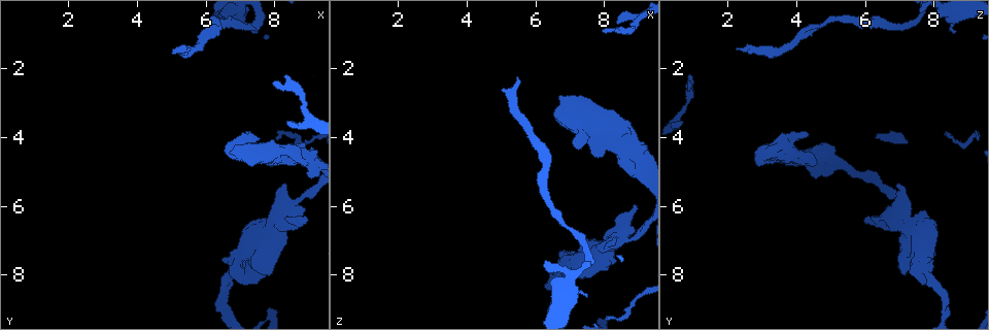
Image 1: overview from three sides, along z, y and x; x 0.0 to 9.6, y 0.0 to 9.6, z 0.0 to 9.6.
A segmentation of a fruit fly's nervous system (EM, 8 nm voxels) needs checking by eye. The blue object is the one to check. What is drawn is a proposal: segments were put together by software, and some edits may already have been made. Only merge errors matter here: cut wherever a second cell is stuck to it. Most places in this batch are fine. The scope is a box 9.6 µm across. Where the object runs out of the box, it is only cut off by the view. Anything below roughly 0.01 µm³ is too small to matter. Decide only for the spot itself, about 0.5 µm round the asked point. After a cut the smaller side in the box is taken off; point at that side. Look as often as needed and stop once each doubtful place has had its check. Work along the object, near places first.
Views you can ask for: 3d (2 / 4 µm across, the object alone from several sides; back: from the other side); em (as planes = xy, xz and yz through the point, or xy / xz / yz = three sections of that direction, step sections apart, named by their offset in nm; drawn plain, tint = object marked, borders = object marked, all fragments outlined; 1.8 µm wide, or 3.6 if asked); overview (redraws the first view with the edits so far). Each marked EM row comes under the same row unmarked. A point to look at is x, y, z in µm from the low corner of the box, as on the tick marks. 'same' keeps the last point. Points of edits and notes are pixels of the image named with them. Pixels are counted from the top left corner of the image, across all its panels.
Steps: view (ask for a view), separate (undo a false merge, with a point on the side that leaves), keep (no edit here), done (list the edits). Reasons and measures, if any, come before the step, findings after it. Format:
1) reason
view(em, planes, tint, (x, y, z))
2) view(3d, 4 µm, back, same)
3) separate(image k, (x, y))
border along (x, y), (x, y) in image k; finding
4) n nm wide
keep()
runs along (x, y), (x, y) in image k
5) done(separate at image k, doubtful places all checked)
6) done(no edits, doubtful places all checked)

calibre changes
view(em, 3.6 µm, planes, tint, (6.85, 7.75, 7.65))

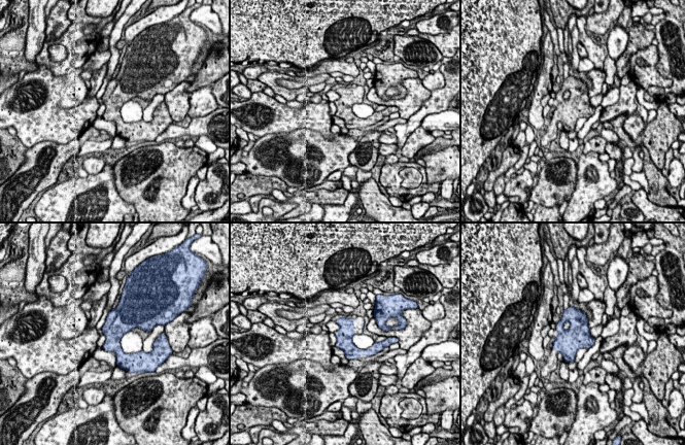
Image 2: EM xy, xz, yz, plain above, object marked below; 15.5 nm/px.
keep()
one cell here

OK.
thick turns thin
view(em, 3.6 µm, planes, tint, (8.75, 4.75, 3.55))

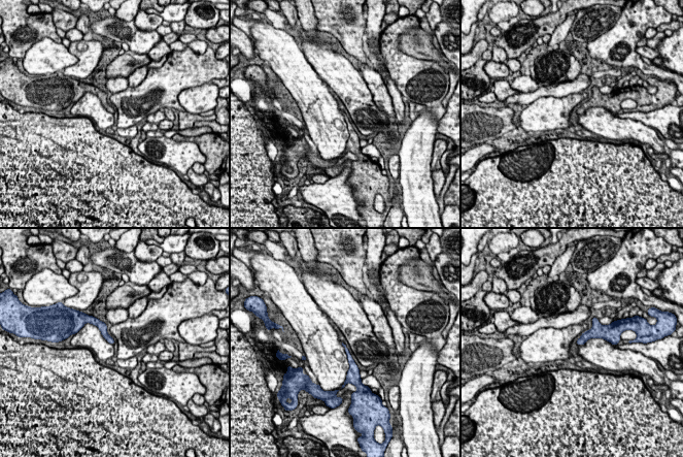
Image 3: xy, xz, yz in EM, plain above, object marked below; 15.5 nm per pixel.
keep()
runs along (95, 321), (111, 340) in image 3; continuous, no second cell

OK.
closes a loop
view(em, planes, borders, (8.70, 4.60, 4.45))

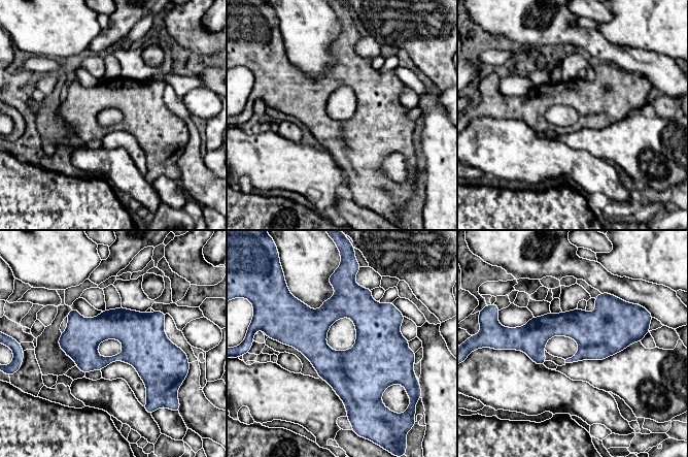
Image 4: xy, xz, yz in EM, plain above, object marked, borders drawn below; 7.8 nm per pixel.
200 nm wide
keep()
one cell here

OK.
arms part here
view(em, xz, step 8, tint, (8.35, 6.05, 7.00))

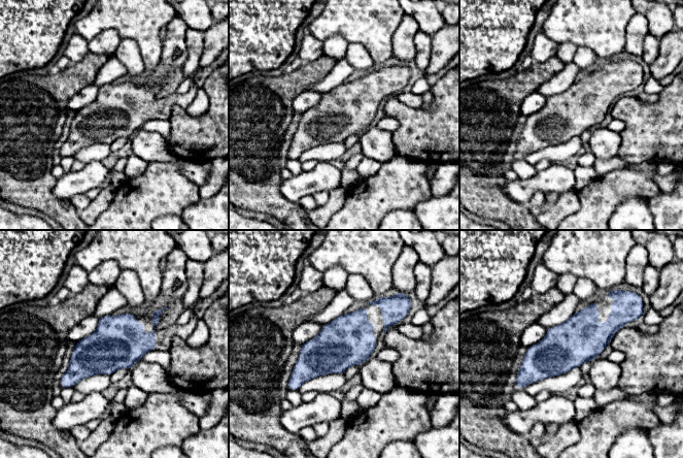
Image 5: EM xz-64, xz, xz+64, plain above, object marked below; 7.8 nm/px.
view(em, planes, borders, same)

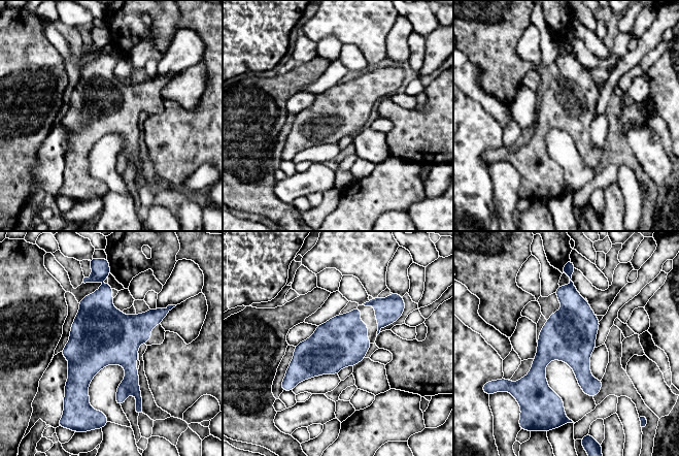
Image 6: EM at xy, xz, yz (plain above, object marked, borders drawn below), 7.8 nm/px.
400 nm wide
keep()
all the same cell

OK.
view(3d, 4 µm, (7.70, 7.10, 7.35))

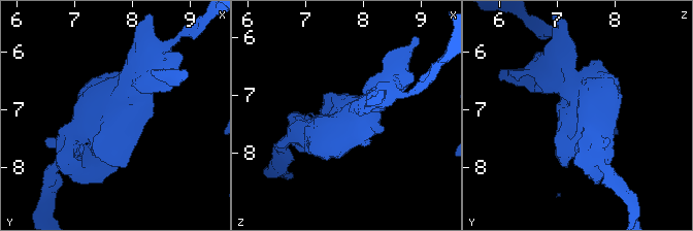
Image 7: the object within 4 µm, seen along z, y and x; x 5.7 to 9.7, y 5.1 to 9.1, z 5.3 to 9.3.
view(em, xz, step 4, tint, (7.70, 7.10, 7.40))

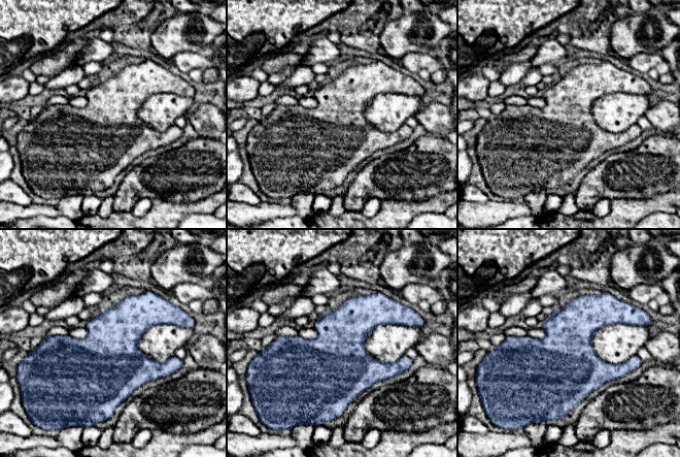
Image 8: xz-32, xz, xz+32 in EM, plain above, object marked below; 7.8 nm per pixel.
cut it another way
view(em, planes, tint, same)

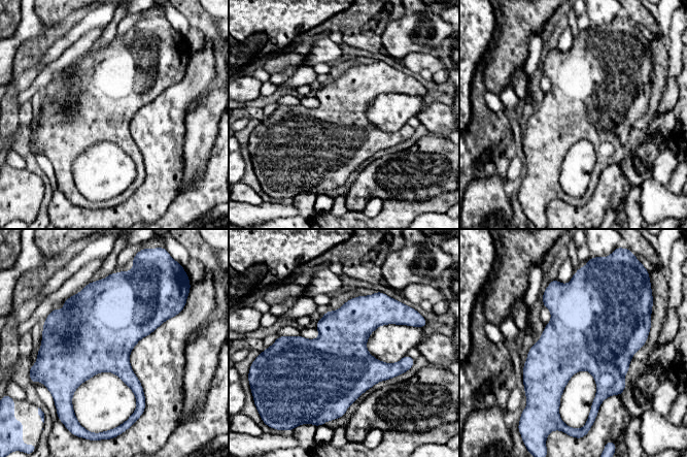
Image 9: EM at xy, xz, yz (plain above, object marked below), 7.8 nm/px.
keep()
one cell here

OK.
done(no edits, doubtful places all checked)

